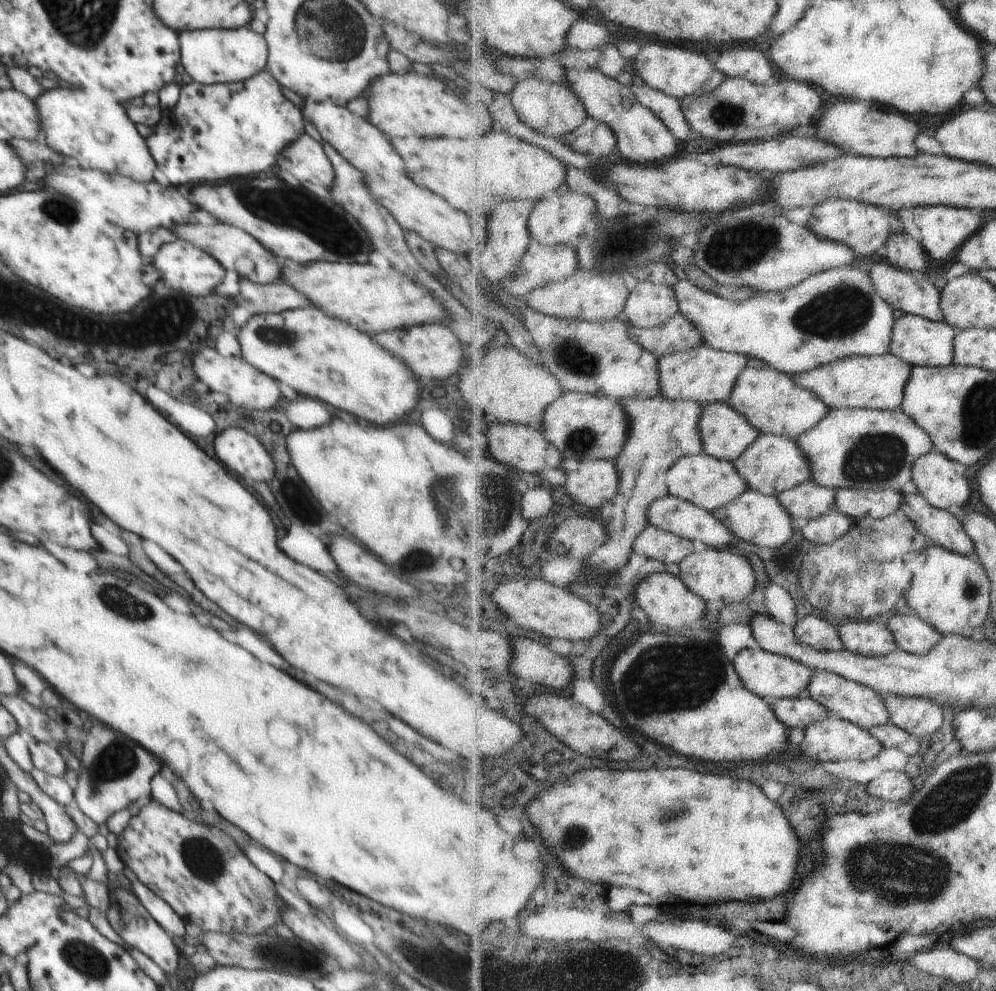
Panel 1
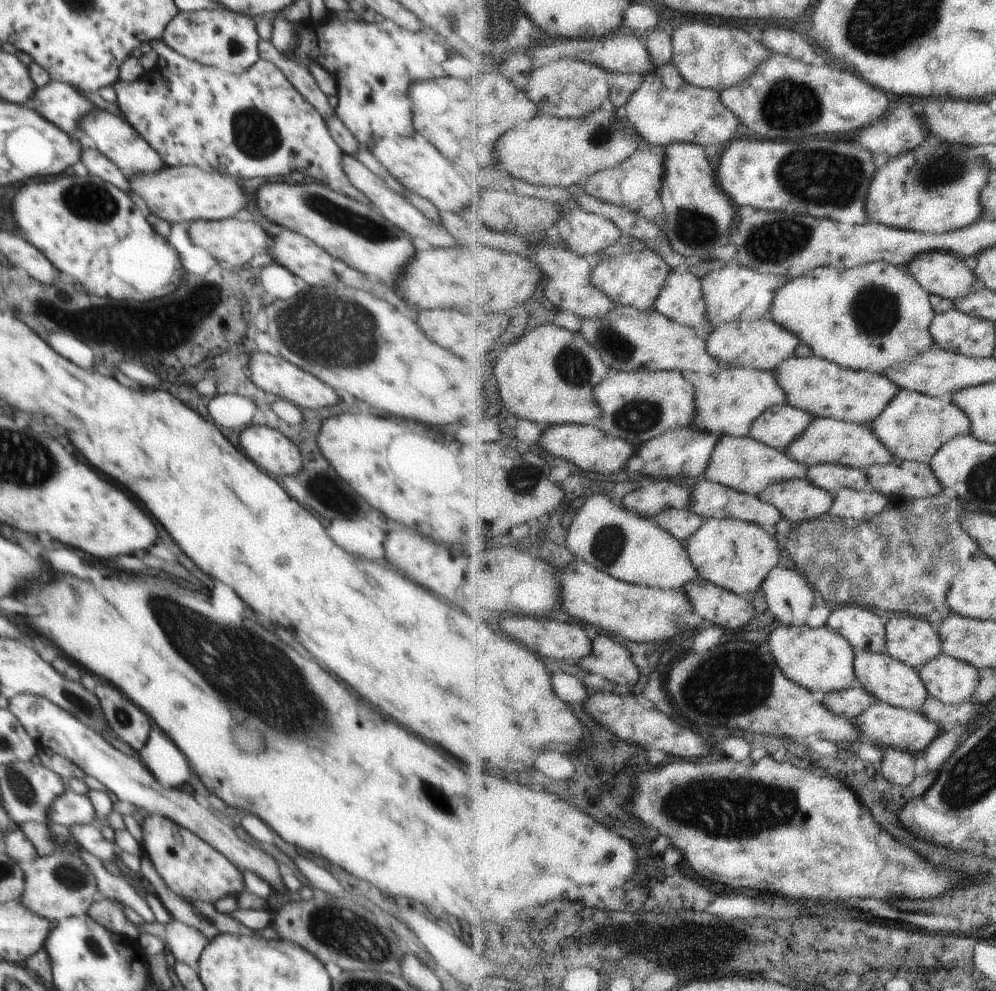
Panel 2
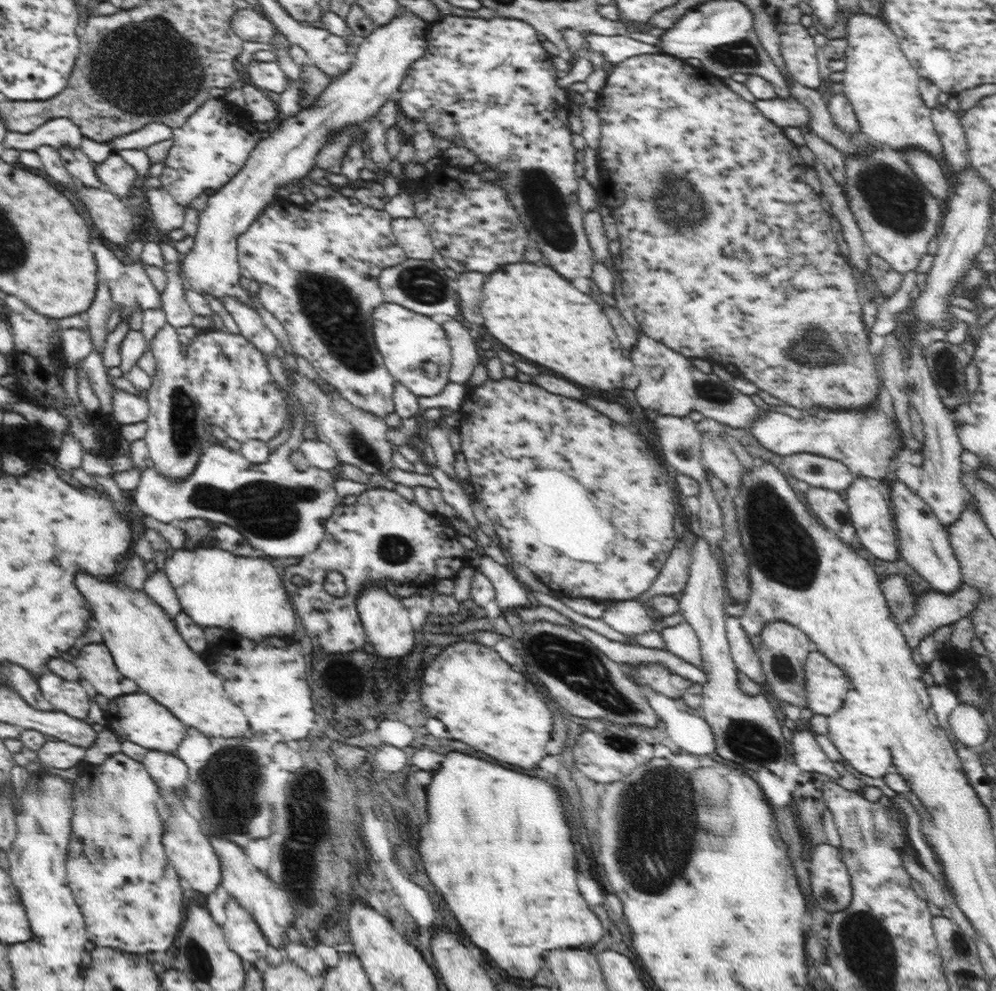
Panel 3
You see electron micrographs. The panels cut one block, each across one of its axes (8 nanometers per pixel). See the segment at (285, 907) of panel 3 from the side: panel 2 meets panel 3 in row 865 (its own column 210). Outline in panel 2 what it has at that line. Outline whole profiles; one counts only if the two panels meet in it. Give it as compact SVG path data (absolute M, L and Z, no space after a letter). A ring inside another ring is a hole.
M236 218L220 220L197 220L189 222L188 234L192 244L208 250L218 265L225 267L245 268L254 256L269 252L271 237L258 222L241 221Z

